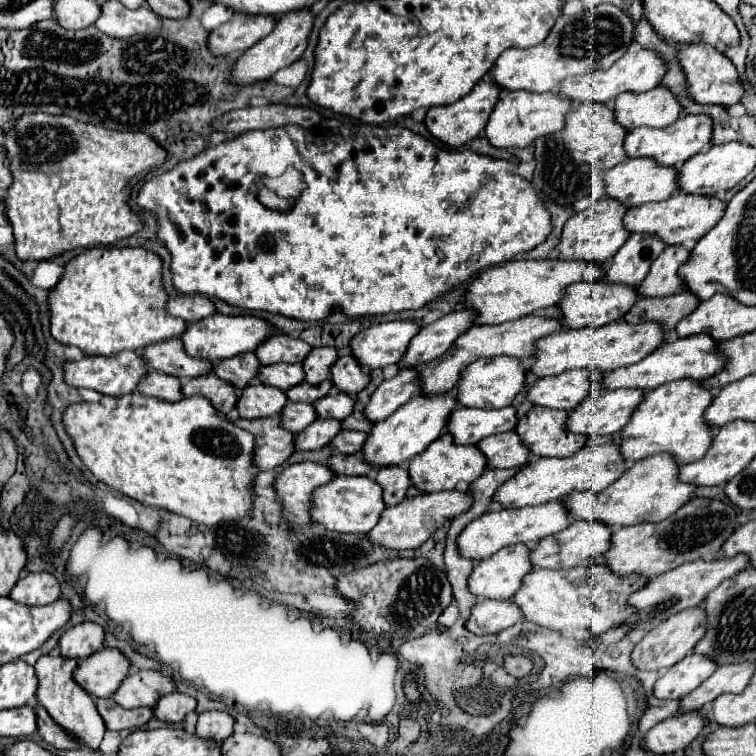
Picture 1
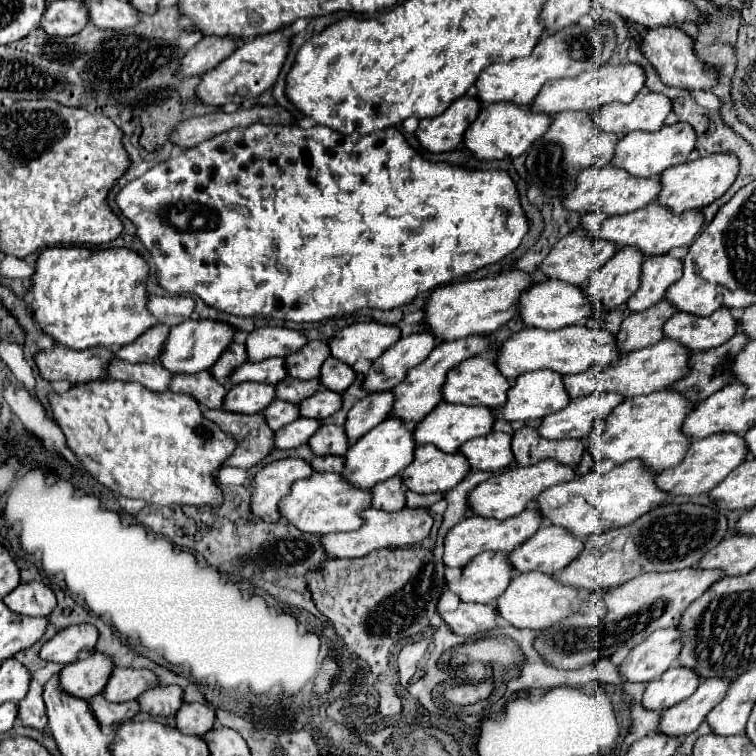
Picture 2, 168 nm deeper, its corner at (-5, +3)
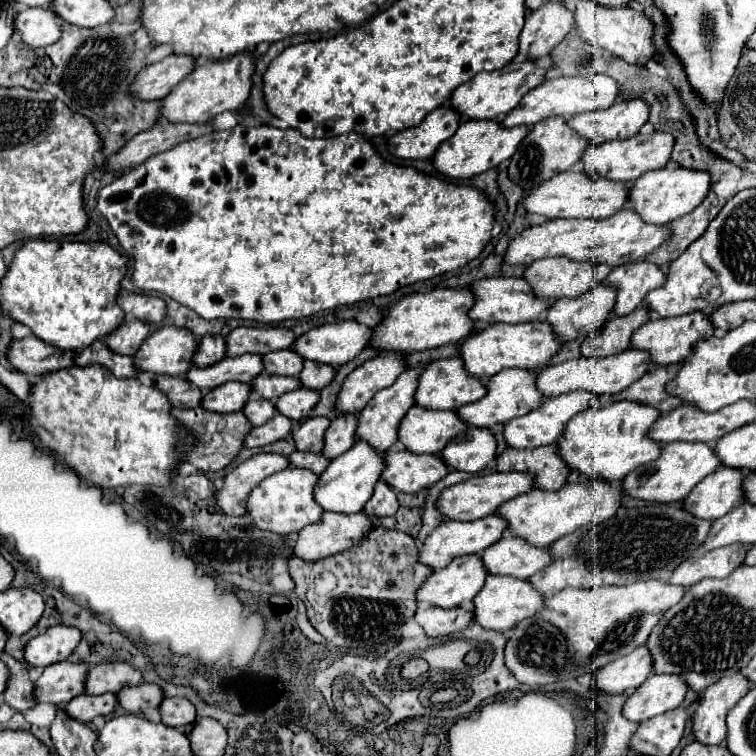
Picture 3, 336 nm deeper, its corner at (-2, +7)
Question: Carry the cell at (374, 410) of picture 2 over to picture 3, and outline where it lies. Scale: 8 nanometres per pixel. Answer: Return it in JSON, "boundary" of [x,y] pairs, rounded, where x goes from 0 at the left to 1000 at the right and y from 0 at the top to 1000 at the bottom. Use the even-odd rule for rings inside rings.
{"boundary":[[[447,548],[439,556],[437,566],[431,569],[431,579],[429,579],[431,590],[426,601],[434,606],[450,603],[471,585],[466,574],[471,574],[471,548]]]}

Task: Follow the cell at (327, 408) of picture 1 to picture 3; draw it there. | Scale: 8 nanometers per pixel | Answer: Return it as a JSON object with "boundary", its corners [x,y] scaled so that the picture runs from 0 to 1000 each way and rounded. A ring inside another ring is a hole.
{"boundary":[[[397,513],[397,516],[370,524],[370,529],[365,532],[365,542],[389,558],[399,558],[421,532],[423,532],[421,519],[407,516],[407,513]]]}

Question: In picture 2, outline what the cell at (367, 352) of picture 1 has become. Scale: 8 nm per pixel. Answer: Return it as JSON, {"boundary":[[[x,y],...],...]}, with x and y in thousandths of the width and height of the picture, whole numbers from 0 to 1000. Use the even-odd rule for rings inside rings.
{"boundary":[[[472,426],[448,437],[435,450],[438,471],[467,484],[475,474],[499,476],[515,458],[528,450],[525,431],[509,431],[501,426]]]}

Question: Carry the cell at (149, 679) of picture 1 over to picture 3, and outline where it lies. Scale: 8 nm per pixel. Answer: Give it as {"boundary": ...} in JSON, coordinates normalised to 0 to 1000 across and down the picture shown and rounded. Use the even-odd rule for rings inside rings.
{"boundary":[[[140,876],[119,884],[114,897],[114,918],[156,918],[167,907],[180,907],[188,902],[185,886],[167,876]]]}

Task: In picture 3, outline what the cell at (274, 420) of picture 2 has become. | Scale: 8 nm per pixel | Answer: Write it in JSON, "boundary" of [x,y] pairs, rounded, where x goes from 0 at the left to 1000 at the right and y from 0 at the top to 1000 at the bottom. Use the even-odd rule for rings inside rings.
{"boundary":[[[331,526],[325,532],[325,537],[320,540],[320,545],[328,550],[328,556],[336,563],[344,563],[349,558],[354,558],[362,548],[365,548],[365,537],[349,526]]]}

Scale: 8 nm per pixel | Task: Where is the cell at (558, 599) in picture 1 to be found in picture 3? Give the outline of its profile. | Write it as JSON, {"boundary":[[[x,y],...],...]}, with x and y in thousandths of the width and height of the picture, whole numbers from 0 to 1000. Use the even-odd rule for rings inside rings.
{"boundary":[[[646,762],[638,783],[627,791],[627,823],[646,833],[661,833],[672,836],[683,823],[701,817],[704,812],[714,810],[720,804],[722,788],[717,788],[701,767],[685,767],[685,765],[672,765],[672,762]]]}

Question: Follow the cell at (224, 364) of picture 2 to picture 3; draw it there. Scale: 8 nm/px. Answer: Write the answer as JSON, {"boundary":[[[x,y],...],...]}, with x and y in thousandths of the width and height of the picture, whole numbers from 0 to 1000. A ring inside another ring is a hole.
{"boundary":[[[270,444],[270,447],[265,447],[262,466],[257,471],[257,484],[262,484],[262,487],[283,484],[294,474],[299,474],[299,447],[296,444]]]}

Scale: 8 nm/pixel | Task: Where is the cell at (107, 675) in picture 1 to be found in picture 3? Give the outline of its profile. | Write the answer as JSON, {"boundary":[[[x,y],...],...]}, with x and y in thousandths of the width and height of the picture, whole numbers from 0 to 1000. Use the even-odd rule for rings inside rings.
{"boundary":[[[77,876],[74,881],[58,884],[48,899],[48,926],[66,931],[90,931],[95,923],[111,918],[111,894],[116,881],[111,876]]]}

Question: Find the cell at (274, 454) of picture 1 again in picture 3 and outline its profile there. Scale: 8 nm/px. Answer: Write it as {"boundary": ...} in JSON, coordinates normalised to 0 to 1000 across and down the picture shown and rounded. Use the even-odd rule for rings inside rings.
{"boundary":[[[259,540],[259,542],[228,542],[228,548],[249,566],[249,571],[254,571],[265,587],[246,603],[246,611],[257,614],[265,622],[294,622],[299,619],[312,603],[315,598],[323,593],[323,579],[328,574],[328,569],[333,566],[333,561],[328,558],[328,553],[320,545],[304,545],[304,548],[288,548],[288,545],[278,545],[270,540]]]}

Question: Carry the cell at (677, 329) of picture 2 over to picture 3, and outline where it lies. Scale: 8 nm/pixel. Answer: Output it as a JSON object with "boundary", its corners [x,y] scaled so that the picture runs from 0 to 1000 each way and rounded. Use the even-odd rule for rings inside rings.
{"boundary":[[[931,413],[905,415],[899,421],[868,421],[868,423],[854,426],[847,437],[839,439],[836,460],[849,460],[860,466],[868,481],[884,484],[884,481],[905,479],[905,474],[910,474],[910,463],[915,463],[915,458],[926,452],[926,447],[939,447],[942,442],[944,442],[944,431],[942,426],[937,426],[937,415]]]}

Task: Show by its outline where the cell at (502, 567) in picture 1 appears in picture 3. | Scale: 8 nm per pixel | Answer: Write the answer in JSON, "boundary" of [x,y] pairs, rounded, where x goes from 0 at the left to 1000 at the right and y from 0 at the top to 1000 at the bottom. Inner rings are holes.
{"boundary":[[[619,733],[606,735],[585,754],[574,754],[574,759],[558,772],[550,791],[553,796],[569,796],[585,804],[598,802],[622,802],[624,791],[640,778],[646,757],[640,754],[640,743],[635,735]]]}

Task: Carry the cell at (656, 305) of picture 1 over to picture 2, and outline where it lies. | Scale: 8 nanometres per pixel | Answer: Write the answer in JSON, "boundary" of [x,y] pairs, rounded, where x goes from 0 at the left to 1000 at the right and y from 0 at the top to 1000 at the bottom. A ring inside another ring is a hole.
{"boundary":[[[877,397],[851,413],[832,415],[816,439],[816,466],[829,468],[851,458],[861,458],[877,450],[877,426],[888,421],[893,407]]]}

